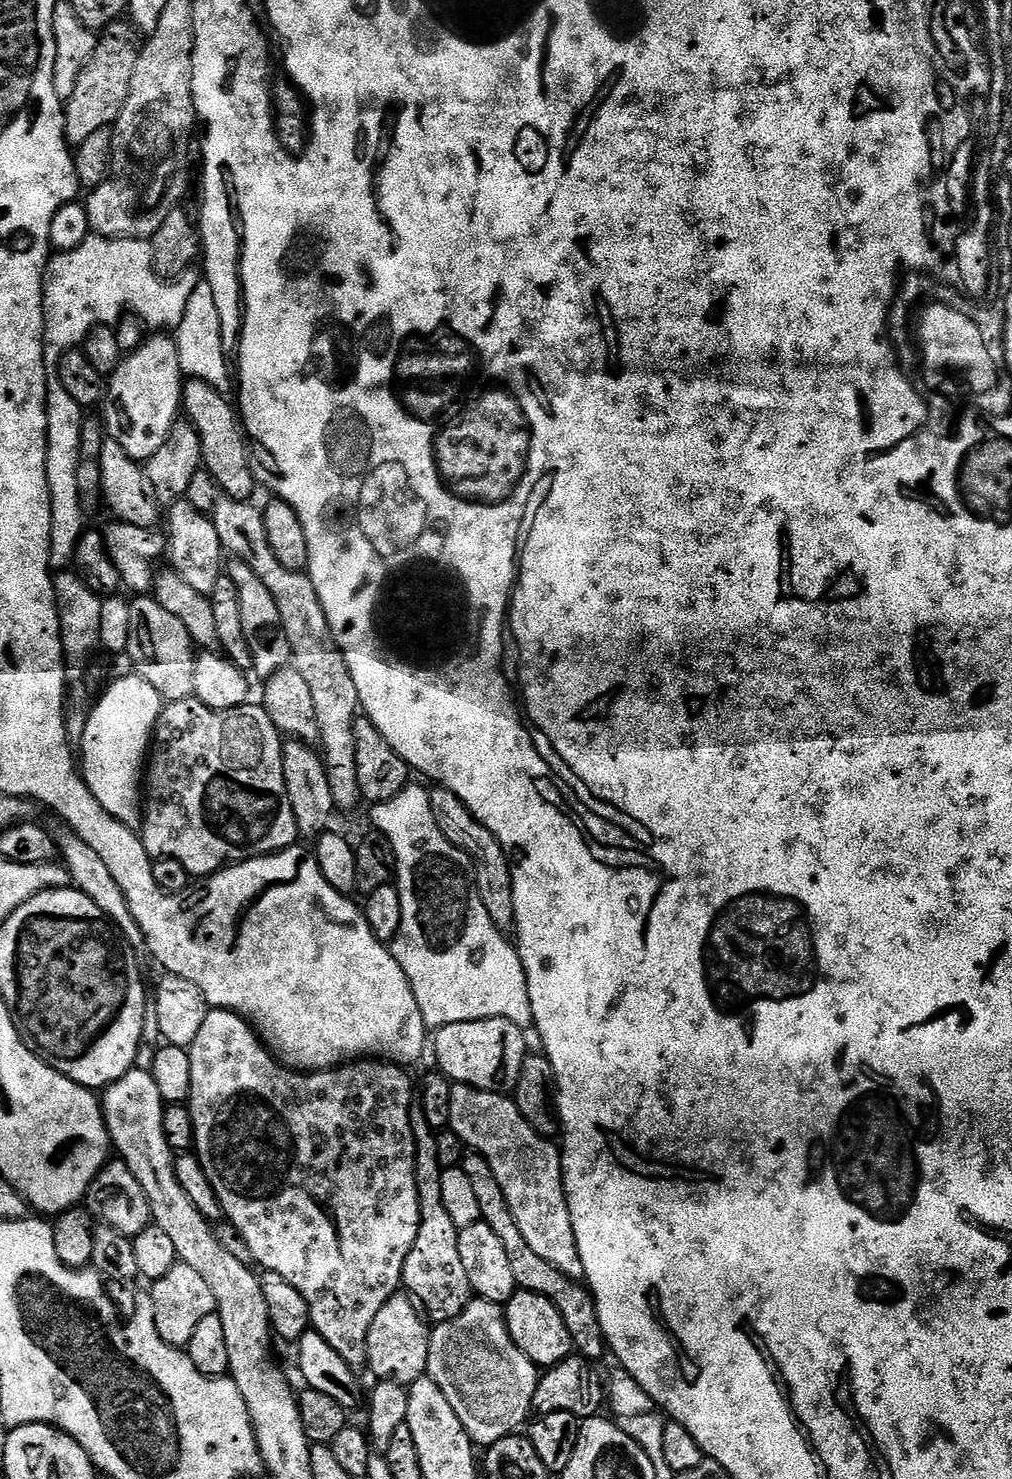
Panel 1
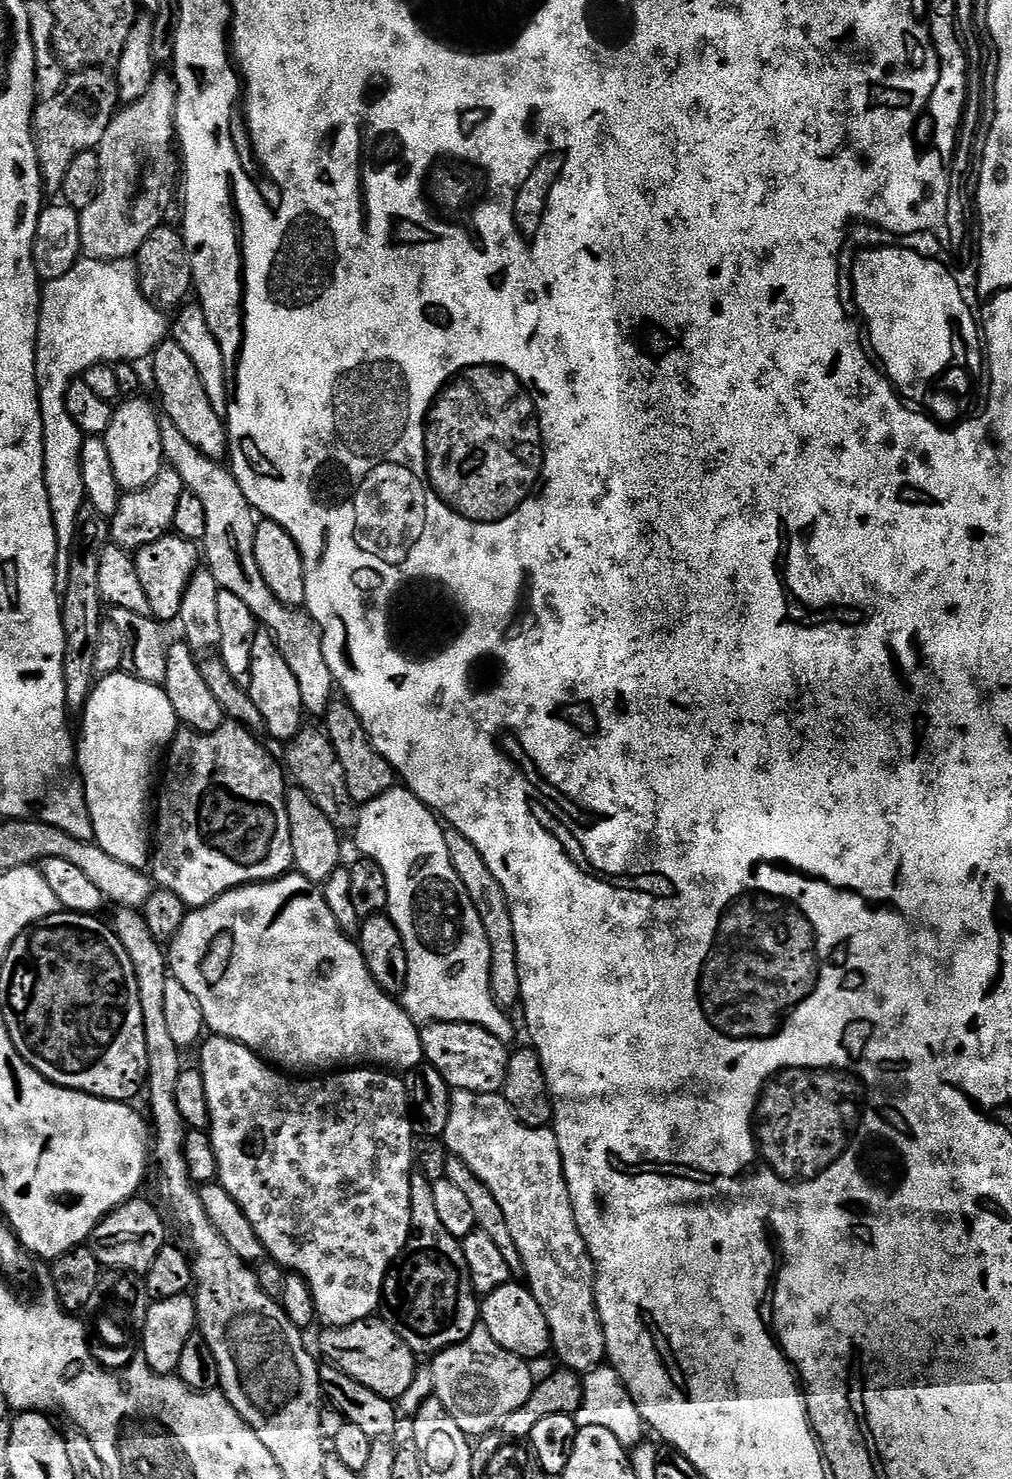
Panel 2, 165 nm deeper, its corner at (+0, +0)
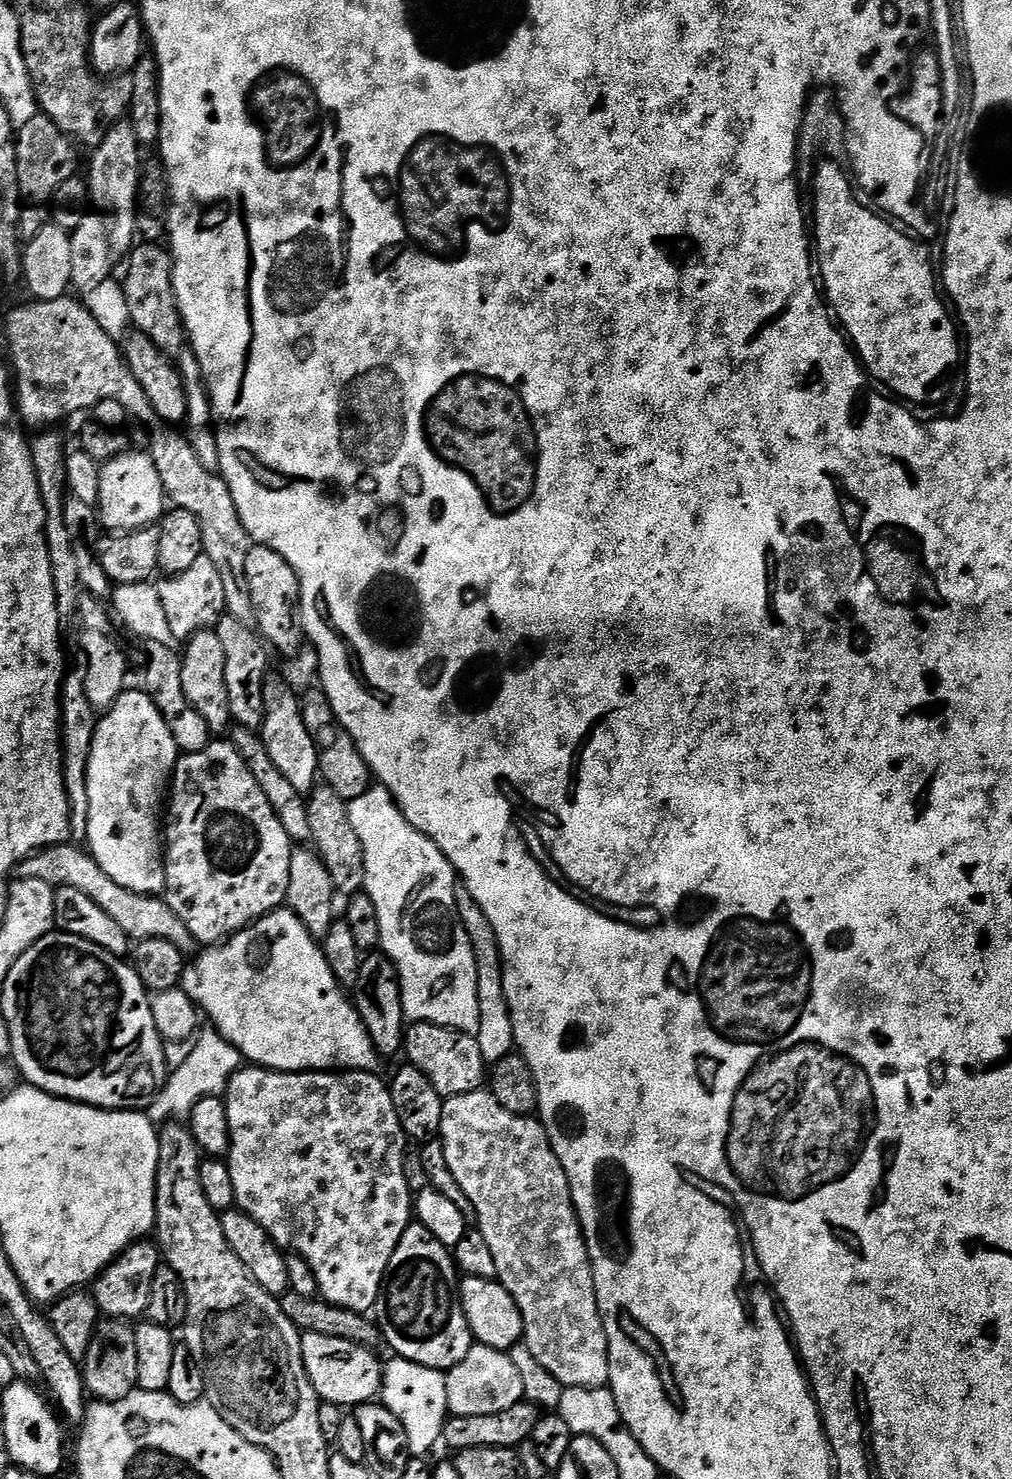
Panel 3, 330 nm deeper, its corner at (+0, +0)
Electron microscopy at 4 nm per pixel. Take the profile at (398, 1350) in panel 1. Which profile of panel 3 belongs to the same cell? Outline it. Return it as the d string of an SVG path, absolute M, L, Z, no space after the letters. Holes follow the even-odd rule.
M312 1332L301 1335L300 1345L306 1374L323 1403L359 1406L375 1401L381 1395L385 1365L375 1356L376 1352L371 1347L355 1344L346 1338Z

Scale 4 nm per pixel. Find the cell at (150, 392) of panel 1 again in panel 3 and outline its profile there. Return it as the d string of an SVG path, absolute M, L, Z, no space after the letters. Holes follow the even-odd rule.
M129 450L108 460L102 465L98 478L98 508L102 513L102 524L112 530L135 530L149 527L159 521L160 496L162 500L162 485L158 466L152 462L151 455L135 450ZM104 511L104 512L103 512Z

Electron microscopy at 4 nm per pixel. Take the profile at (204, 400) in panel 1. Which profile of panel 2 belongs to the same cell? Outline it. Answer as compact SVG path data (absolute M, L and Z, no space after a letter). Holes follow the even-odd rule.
M172 338L165 339L150 357L152 376L156 379L156 388L160 391L160 400L164 403L163 415L189 440L206 458L217 462L229 459L228 426L225 417L219 416L199 377L198 369L191 361L190 355L184 352Z

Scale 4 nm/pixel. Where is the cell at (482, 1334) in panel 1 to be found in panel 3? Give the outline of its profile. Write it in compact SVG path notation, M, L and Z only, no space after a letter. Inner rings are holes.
M476 1344L458 1366L447 1369L446 1375L446 1398L452 1416L498 1414L525 1399L522 1375L509 1353L487 1348L484 1344Z

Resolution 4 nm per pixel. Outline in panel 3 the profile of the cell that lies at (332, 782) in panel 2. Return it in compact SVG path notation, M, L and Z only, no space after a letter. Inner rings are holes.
M317 786L307 797L308 817L312 831L311 843L324 859L330 870L337 893L351 898L364 886L364 851L362 842L358 842L358 830L350 822L348 801L342 799L337 792L327 786Z

